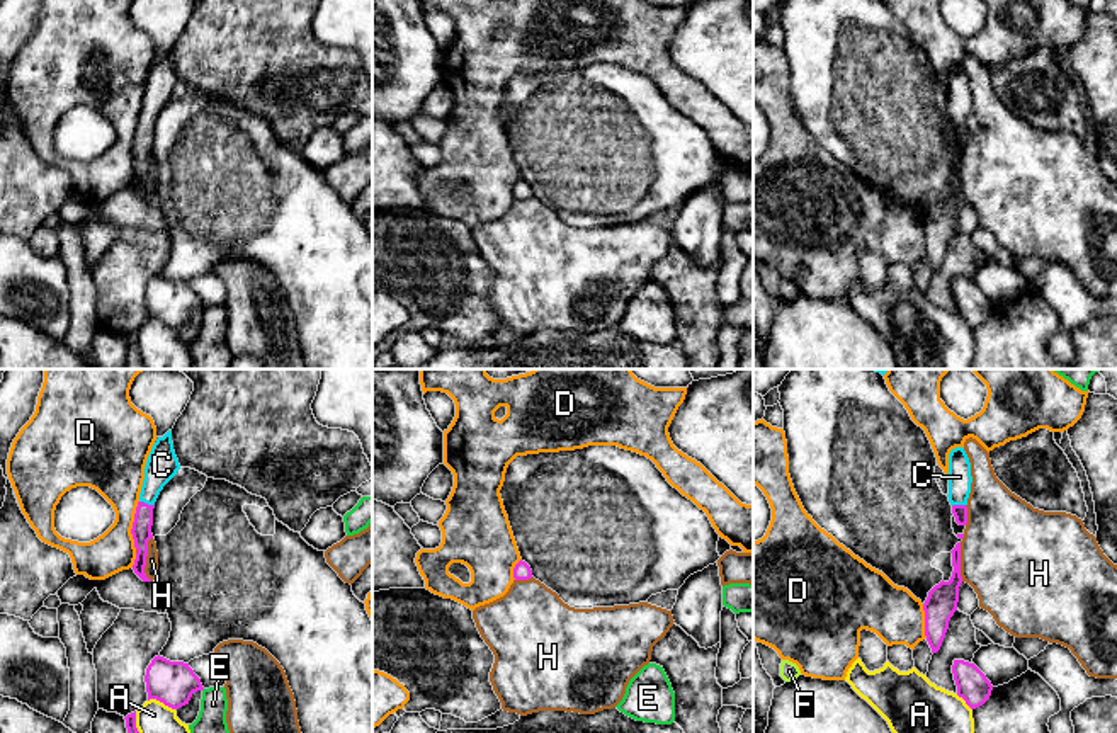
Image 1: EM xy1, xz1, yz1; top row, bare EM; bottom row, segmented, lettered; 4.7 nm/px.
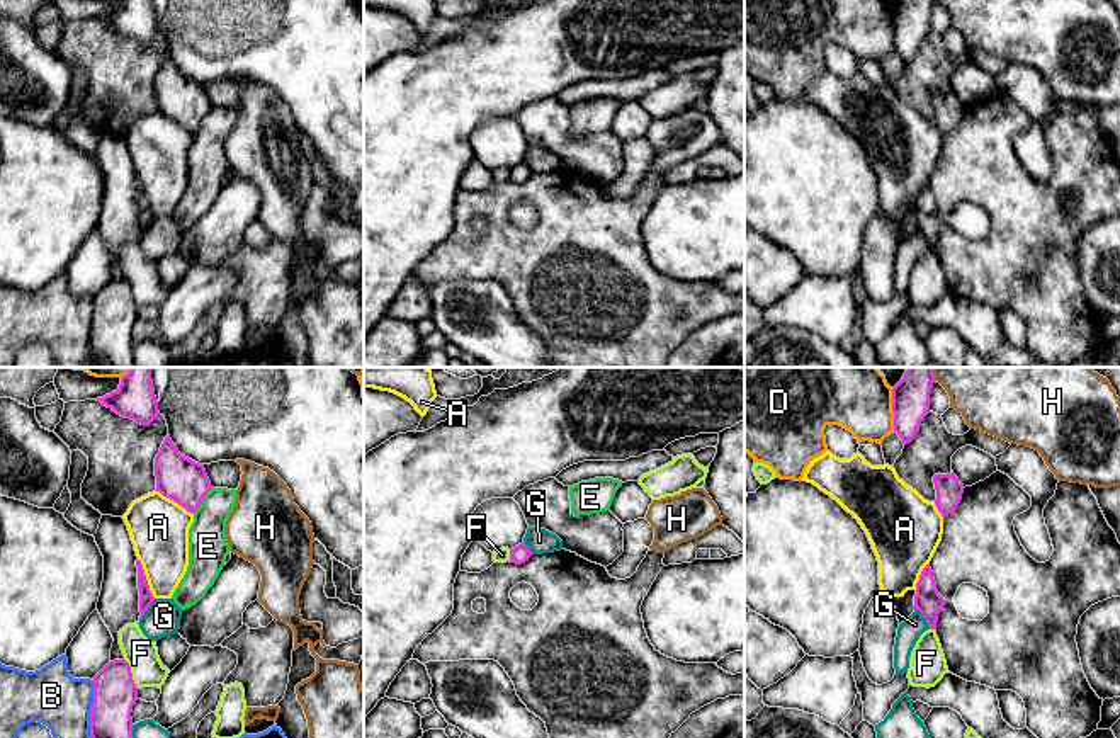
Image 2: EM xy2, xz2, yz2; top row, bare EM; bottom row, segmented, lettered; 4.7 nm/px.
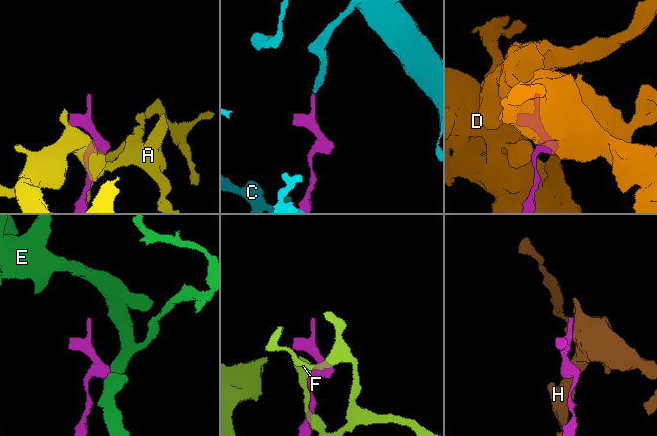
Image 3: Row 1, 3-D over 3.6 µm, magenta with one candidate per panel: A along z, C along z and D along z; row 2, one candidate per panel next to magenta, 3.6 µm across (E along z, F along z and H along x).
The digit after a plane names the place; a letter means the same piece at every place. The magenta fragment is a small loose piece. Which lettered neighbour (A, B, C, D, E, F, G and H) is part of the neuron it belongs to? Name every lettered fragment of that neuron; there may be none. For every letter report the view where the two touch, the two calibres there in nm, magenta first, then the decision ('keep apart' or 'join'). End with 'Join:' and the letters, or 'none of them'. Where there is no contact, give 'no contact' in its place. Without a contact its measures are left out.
A: xy2 | 70/280 nm | keep apart
B: xy2 | 200/280 nm | keep apart
C: xy1 | 100/150 nm | join
D: xy1 | 100/240 nm | keep apart
E: xy2 | 220/190 nm | keep apart
F: xy2 | 200/160 nm | keep apart
G: xy2 | 70/160 nm | keep apart
H: xy1 | 100/60 nm | keep apart
Join: C

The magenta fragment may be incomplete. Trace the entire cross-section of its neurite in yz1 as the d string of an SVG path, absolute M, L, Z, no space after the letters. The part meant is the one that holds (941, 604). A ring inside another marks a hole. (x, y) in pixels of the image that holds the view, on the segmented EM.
M961 543L955 544L952 553L952 577L949 582L940 582L935 585L923 604L925 611L925 636L932 648L932 653L937 653L942 646L945 633L949 629L949 621L957 611L959 602L959 587L962 583L961 577Z

